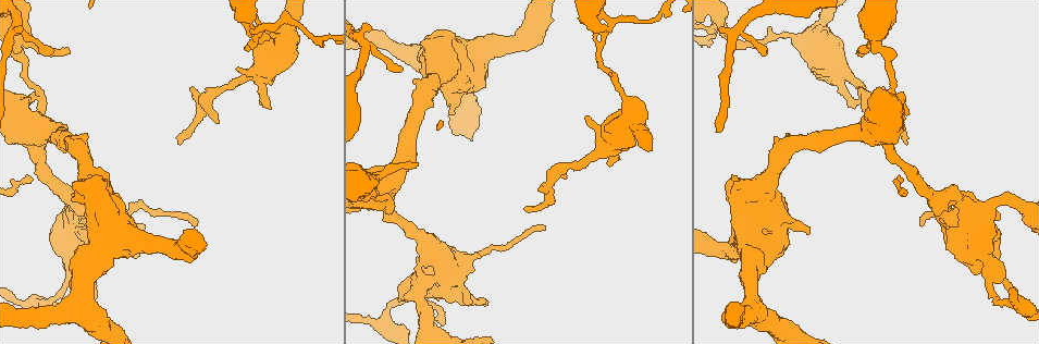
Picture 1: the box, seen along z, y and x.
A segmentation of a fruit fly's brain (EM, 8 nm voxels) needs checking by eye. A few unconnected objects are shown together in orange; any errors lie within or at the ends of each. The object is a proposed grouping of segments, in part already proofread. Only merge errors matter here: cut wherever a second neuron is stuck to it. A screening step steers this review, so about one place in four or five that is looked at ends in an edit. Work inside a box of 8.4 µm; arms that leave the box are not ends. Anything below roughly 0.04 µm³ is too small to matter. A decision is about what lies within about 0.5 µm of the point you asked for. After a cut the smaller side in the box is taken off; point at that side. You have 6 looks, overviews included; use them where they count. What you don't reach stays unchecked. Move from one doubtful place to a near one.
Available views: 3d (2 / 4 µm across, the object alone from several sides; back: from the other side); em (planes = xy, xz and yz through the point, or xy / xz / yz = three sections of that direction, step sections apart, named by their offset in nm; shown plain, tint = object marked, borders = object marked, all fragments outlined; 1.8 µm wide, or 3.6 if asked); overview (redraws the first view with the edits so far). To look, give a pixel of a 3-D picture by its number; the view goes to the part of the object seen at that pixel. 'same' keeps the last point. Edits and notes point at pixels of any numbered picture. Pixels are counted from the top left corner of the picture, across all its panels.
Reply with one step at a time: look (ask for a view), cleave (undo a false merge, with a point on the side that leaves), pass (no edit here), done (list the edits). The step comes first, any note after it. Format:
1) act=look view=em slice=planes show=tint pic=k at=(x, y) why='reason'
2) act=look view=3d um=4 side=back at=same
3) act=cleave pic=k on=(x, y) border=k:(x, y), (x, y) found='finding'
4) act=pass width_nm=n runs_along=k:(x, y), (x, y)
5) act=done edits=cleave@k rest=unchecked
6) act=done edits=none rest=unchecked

act=look view=em slice=planes show=tint pic=1 at=(1015, 304) why='sharp bend'

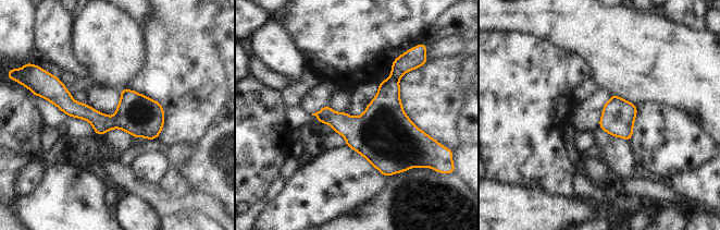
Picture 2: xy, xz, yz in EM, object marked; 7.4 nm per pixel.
act=cleave pic=2 on=(385, 111) border=2:(389, 76), (397, 82) found='two neurons meet here'

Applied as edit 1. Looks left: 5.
act=look view=overview

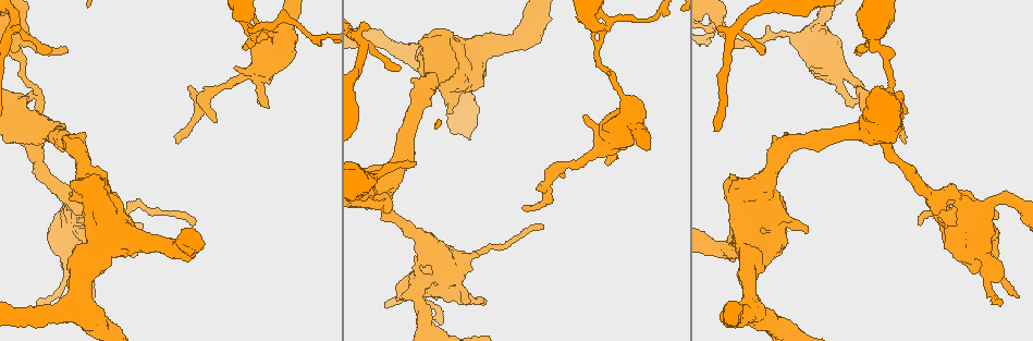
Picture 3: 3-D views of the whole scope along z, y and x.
act=look view=3d um=2 pic=3 at=(934, 197) why='touches itself'

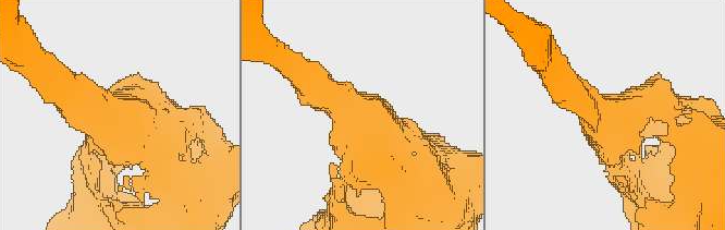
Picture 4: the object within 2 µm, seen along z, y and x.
act=look view=em slice=planes show=tint pic=4 at=(114, 122) why='now the EM'

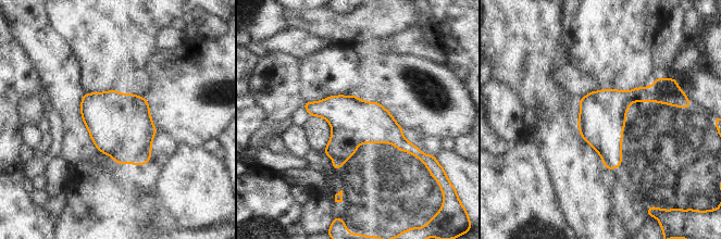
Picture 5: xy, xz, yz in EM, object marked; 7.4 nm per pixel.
act=pass found='continuous, no second neuron'

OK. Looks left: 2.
act=look view=3d um=4 pic=3 at=(469, 76) why='thick turns thin'

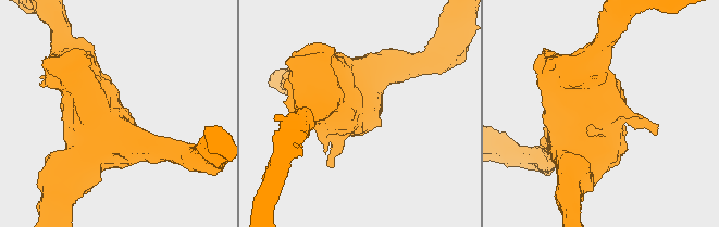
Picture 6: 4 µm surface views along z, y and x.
act=look view=em slice=planes show=tint pic=6 at=(604, 132)

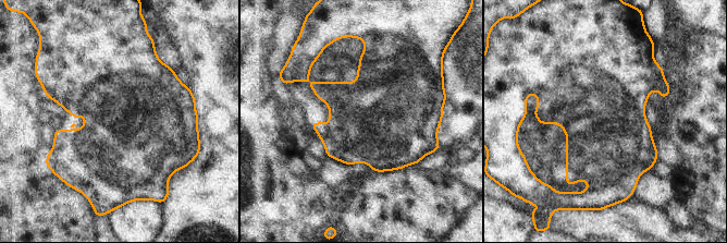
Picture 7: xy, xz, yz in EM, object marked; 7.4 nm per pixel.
act=pass found='all the same neuron'

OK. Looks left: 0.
act=done edits=cleave@2 rest=unchecked

